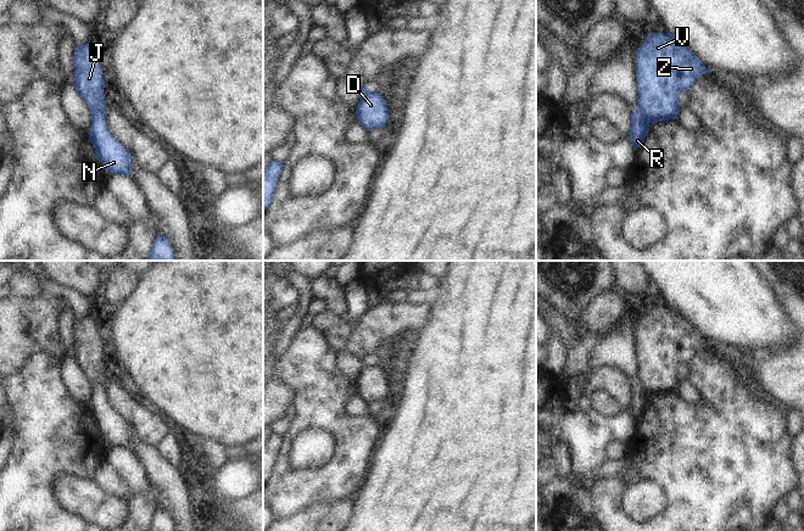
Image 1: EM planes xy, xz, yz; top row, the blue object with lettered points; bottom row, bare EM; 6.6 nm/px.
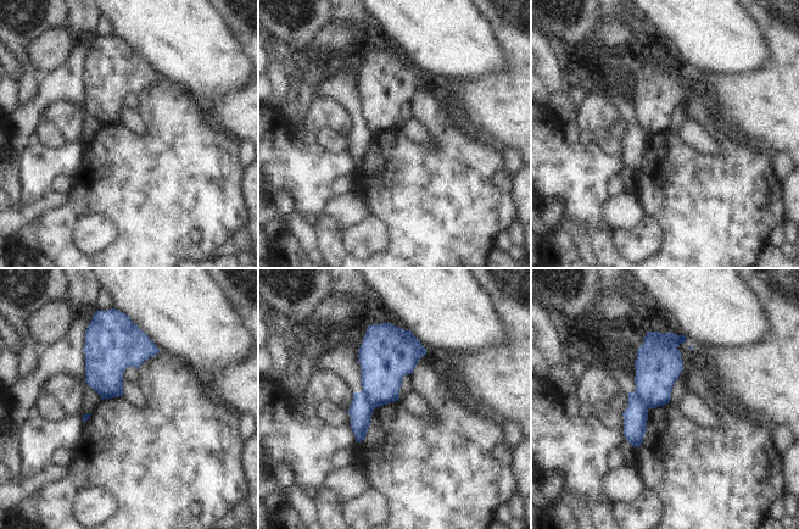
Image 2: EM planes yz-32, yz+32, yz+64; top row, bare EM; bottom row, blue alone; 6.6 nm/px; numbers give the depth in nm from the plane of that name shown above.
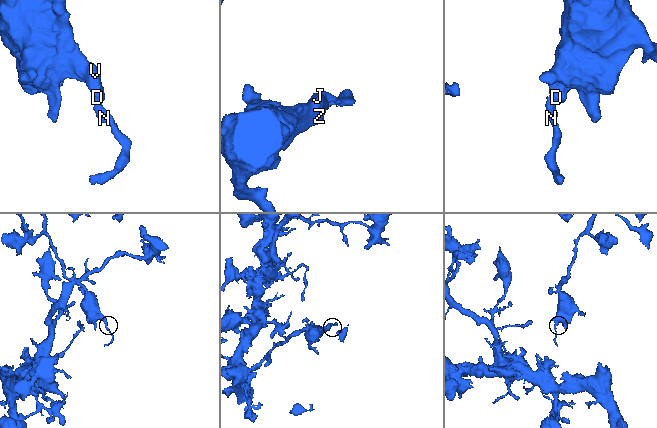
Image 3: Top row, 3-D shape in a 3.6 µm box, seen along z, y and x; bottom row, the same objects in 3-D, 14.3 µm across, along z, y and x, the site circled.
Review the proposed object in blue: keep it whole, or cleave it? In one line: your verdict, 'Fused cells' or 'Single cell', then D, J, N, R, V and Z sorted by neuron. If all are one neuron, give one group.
Fused cells. Groups: D J V Z / N R

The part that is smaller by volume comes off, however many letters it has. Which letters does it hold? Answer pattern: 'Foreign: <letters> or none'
Foreign: N, R

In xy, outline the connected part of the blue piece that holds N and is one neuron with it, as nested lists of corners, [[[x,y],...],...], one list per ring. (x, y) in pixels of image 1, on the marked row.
[[[91,110],[89,139],[94,145],[96,158],[105,171],[129,178],[132,168],[130,153],[113,138],[106,124],[106,111]]]

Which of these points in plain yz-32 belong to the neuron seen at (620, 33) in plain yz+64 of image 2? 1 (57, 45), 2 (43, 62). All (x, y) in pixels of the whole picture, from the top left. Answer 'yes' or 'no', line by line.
1: yes
2: yes

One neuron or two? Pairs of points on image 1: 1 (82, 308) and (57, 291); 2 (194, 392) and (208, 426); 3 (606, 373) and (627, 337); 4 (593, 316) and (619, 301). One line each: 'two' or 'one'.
1: one
2: one
3: two
4: one

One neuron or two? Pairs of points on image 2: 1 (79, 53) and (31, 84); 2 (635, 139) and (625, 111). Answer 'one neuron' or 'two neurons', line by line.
1: two neurons
2: one neuron

